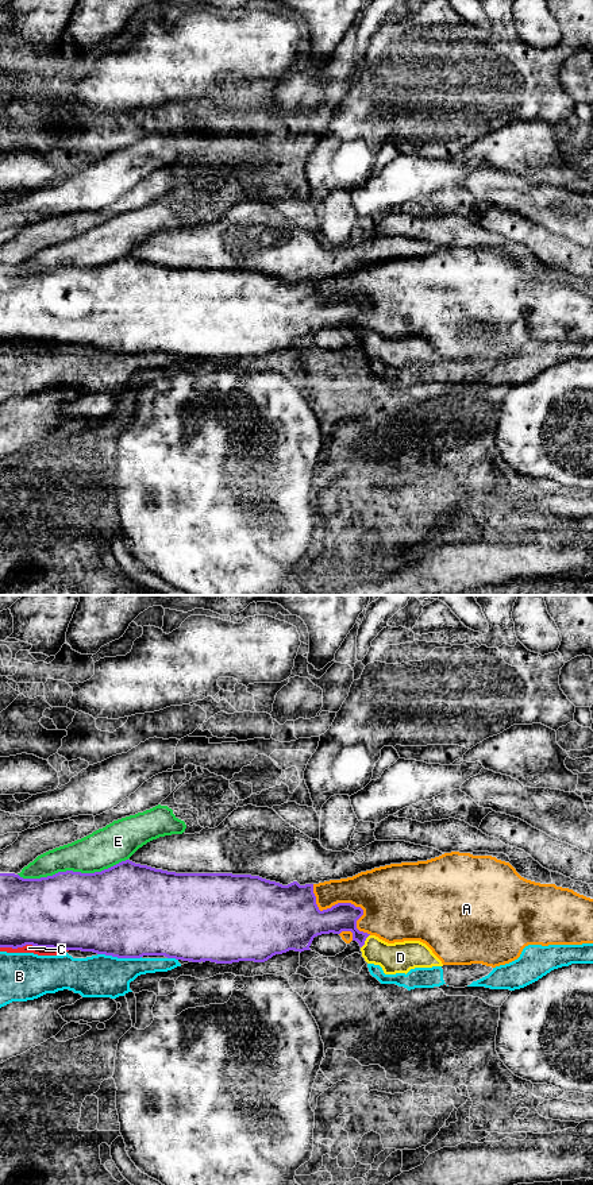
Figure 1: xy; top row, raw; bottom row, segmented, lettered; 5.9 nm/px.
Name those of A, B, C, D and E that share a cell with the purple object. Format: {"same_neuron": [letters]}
{"same_neuron": ["D"]}

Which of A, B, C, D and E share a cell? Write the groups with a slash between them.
A / B / C / D / E

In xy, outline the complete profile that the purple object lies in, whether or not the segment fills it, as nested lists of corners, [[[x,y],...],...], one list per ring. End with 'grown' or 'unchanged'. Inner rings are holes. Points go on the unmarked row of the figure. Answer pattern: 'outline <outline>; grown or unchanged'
outline [[[122,256],[95,269],[58,267],[41,274],[23,274],[15,269],[0,269],[0,343],[53,343],[57,346],[81,346],[118,354],[165,351],[192,358],[232,359],[239,356],[265,358],[276,350],[289,346],[311,346],[315,332],[351,327],[353,336],[361,341],[367,359],[380,360],[385,370],[408,368],[415,363],[443,362],[432,346],[420,336],[388,339],[376,331],[359,327],[357,316],[363,310],[361,302],[338,298],[320,306],[313,279],[293,277],[282,281],[251,270],[232,269],[176,269]]]; grown

